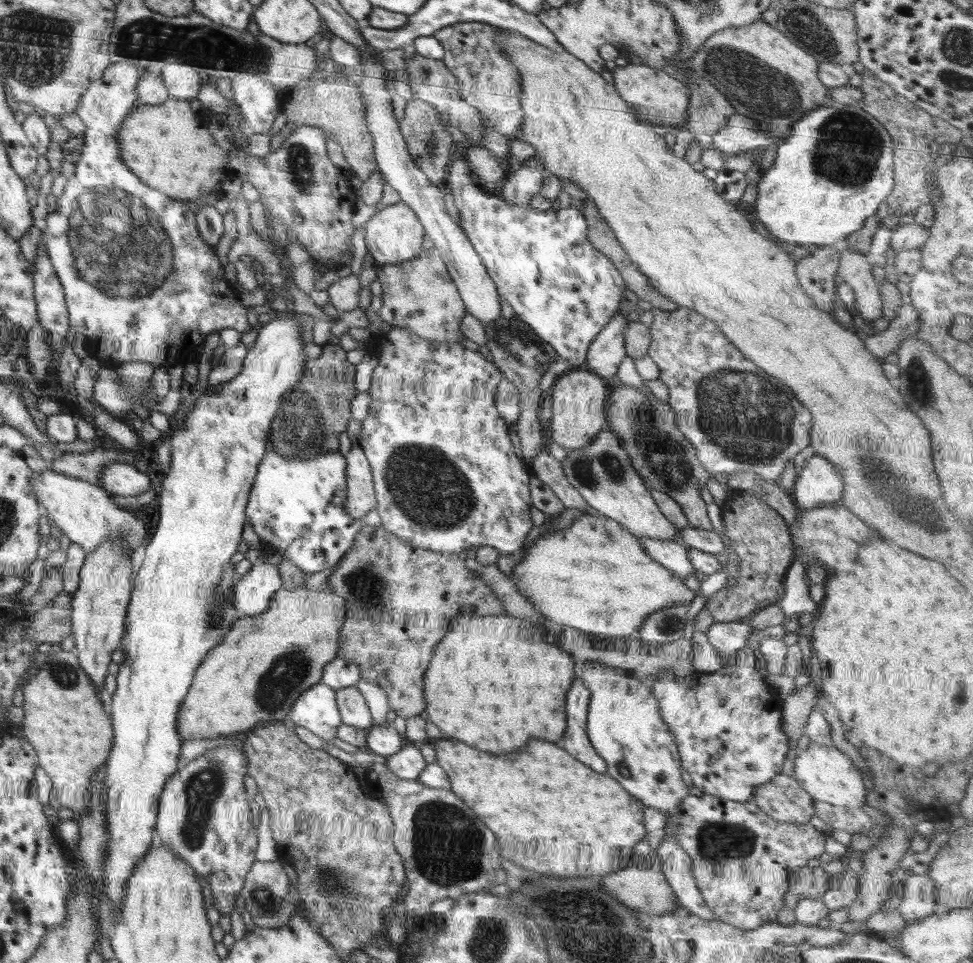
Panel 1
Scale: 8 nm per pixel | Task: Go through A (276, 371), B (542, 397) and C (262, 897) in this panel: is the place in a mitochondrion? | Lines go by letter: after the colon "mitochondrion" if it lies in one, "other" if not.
A: other
B: other
C: mitochondrion

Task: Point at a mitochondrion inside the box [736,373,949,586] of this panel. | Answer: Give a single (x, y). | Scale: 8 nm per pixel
(892, 487)

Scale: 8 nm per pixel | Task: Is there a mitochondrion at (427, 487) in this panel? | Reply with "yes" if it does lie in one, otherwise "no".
yes

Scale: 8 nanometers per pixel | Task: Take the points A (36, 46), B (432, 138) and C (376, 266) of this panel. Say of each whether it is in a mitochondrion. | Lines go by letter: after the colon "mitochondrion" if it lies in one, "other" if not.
A: mitochondrion
B: mitochondrion
C: other

